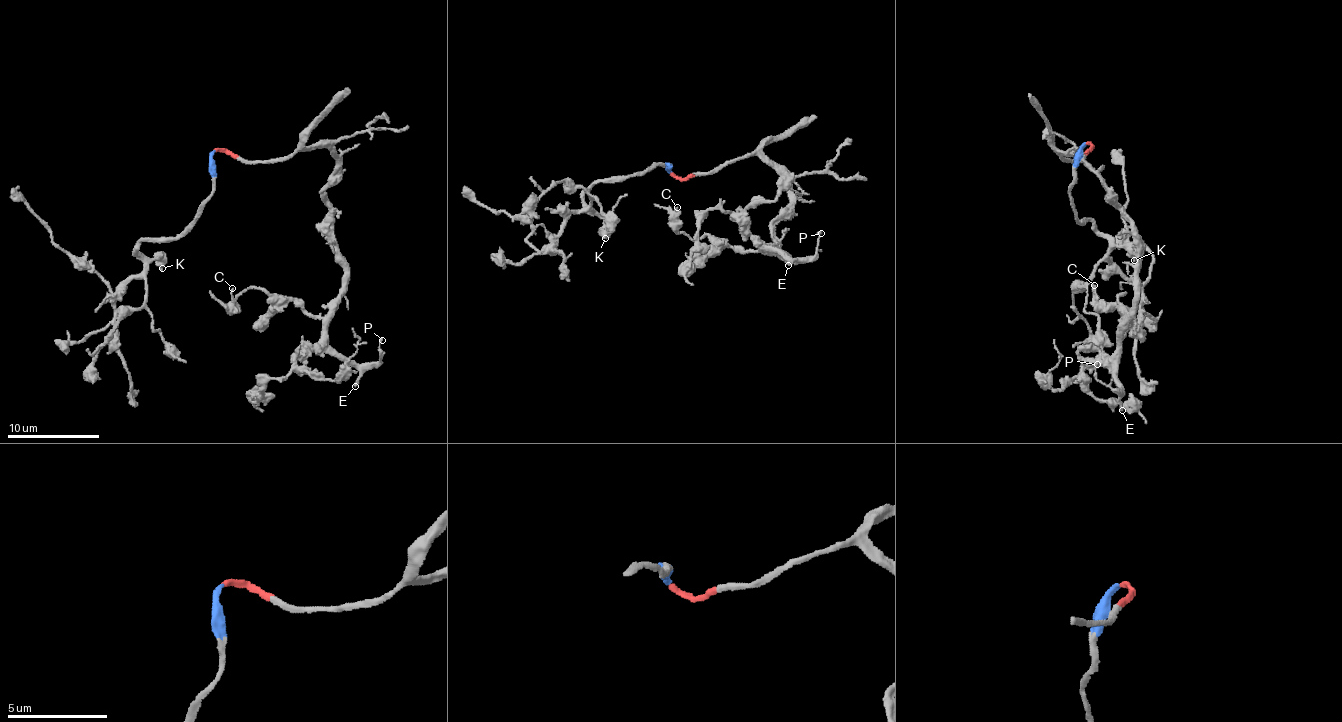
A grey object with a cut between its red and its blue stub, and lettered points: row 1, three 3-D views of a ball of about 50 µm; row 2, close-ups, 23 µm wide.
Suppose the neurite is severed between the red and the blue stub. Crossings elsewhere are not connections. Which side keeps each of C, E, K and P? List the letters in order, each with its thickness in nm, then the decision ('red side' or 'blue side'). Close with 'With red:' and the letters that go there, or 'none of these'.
C: 130 nm thick; red side
E: 220 nm thick; red side
K: 440 nm thick; blue side
P: 130 nm thick; red side
With red: C, E, P

